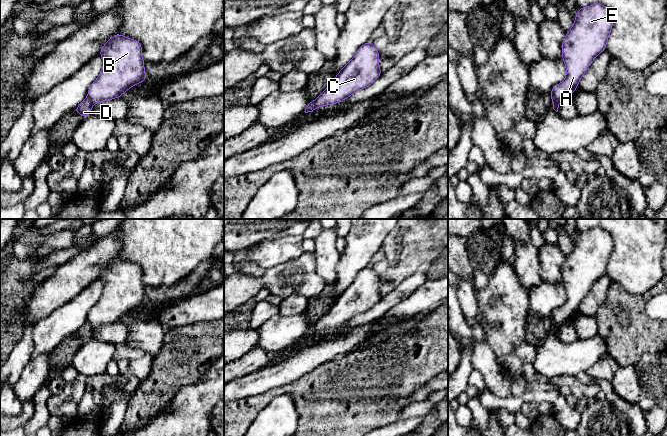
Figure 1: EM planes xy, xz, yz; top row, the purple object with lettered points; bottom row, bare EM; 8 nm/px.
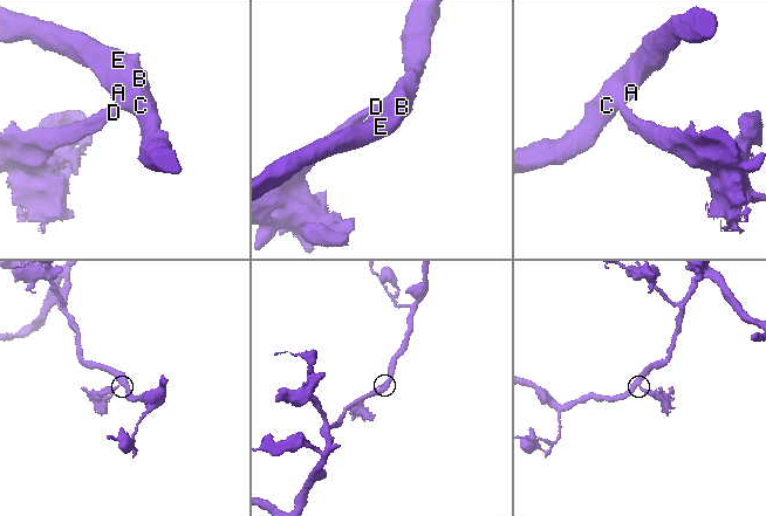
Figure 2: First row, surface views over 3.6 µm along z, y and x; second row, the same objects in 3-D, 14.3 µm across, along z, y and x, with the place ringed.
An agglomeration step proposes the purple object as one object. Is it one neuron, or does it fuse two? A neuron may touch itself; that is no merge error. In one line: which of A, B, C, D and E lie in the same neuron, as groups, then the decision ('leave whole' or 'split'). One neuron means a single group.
A B C E / D; split

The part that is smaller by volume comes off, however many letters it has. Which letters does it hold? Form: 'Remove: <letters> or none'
Remove: D

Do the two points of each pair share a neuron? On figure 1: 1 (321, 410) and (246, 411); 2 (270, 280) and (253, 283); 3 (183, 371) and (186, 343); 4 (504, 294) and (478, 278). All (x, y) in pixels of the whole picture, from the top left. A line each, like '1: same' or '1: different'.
1: same
2: different
3: same
4: different

